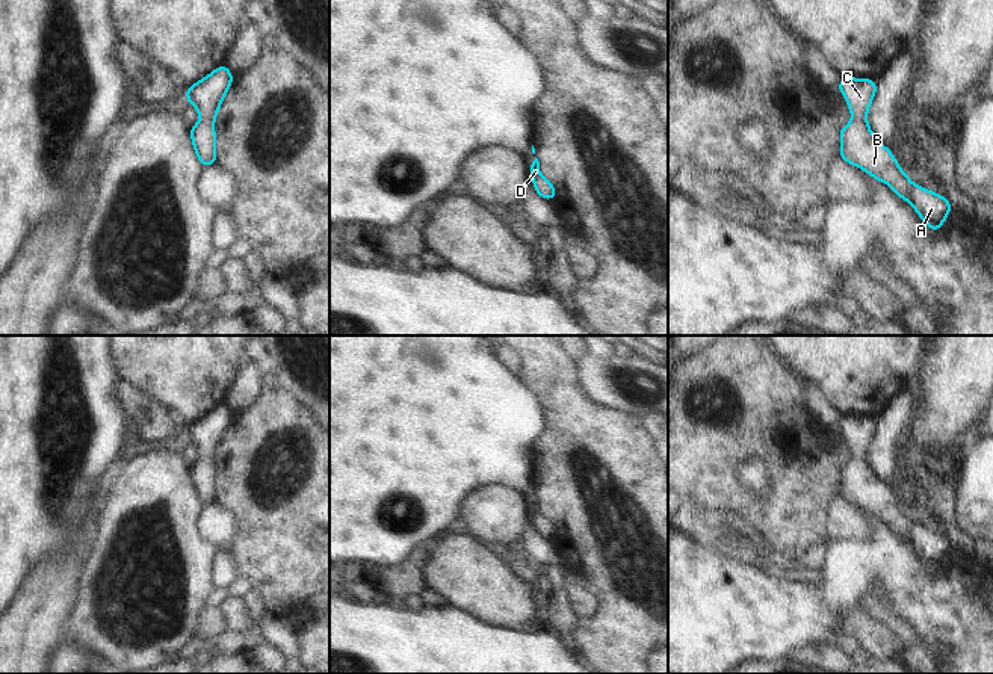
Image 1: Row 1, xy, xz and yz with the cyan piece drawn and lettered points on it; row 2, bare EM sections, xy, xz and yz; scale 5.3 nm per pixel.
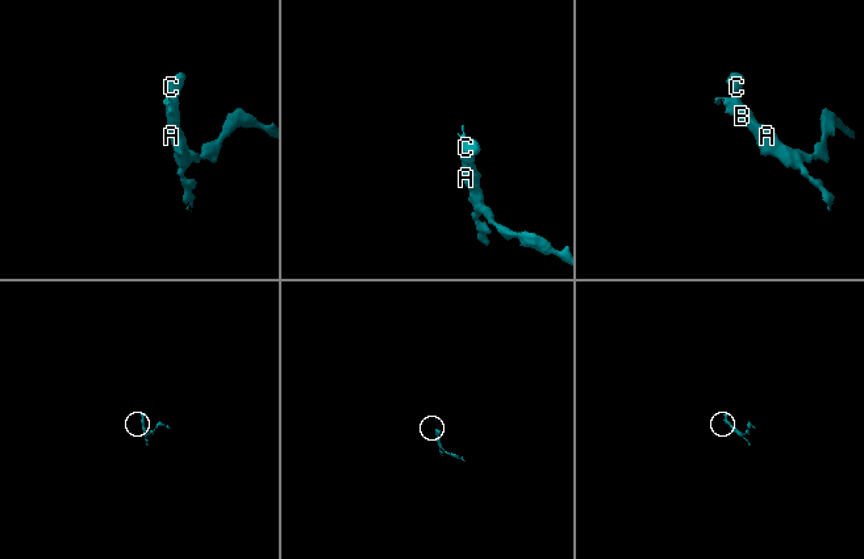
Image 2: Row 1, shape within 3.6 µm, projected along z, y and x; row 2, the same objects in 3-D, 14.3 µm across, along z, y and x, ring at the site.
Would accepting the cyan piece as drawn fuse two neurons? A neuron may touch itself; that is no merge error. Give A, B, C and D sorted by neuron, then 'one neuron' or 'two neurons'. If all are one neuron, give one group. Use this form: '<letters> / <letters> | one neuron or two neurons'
A B C D | one neuron

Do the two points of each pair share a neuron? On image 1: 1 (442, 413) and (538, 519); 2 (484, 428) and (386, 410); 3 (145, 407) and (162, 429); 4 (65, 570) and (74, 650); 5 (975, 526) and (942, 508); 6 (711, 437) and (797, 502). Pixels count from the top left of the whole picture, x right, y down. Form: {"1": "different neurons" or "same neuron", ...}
{"1": "same neuron", "2": "same neuron", "3": "same neuron", "4": "different neurons", "5": "different neurons", "6": "same neuron"}

